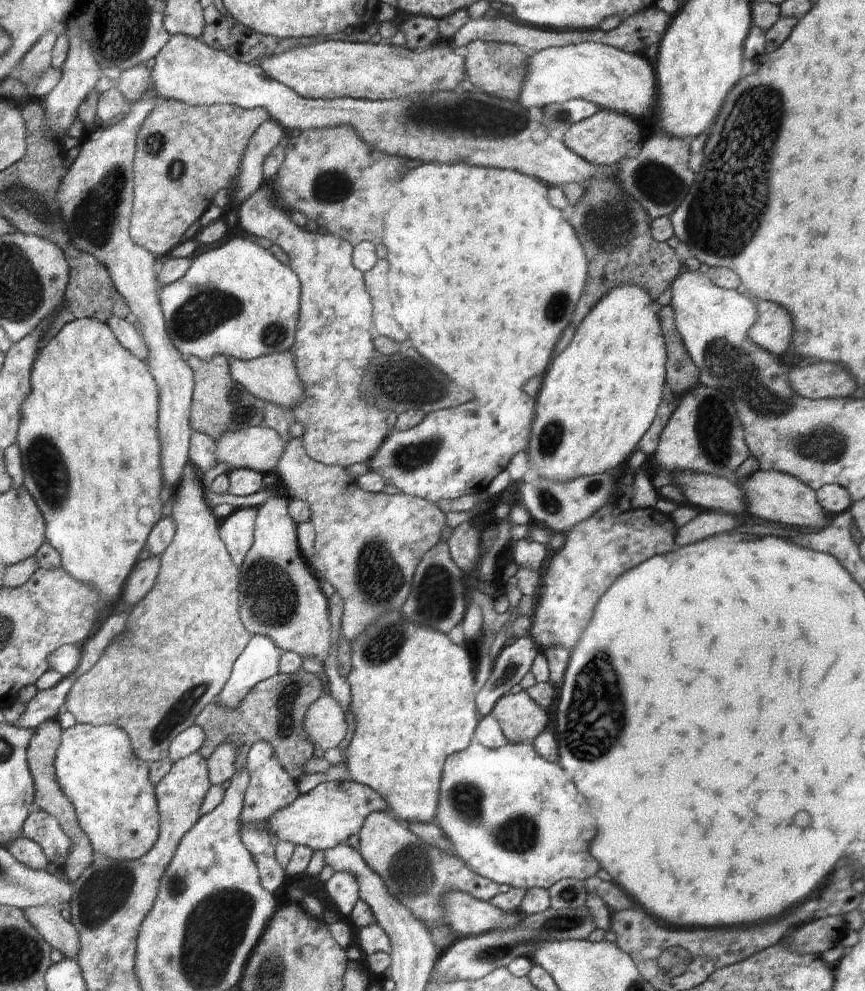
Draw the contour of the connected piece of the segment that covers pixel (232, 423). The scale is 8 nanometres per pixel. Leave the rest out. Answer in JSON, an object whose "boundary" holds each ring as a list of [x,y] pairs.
{"boundary":[[[224,355],[214,359],[200,360],[197,356],[186,358],[191,366],[195,379],[193,404],[191,407],[191,430],[207,434],[215,442],[224,434],[247,429],[260,420],[265,402],[252,396],[244,385],[232,378],[230,361]]]}

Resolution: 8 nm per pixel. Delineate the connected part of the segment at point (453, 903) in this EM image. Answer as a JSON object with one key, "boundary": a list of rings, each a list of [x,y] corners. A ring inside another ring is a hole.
{"boundary":[[[452,891],[443,897],[443,907],[447,924],[461,936],[472,936],[502,932],[518,927],[522,922],[522,912],[507,913],[470,896],[468,893]]]}

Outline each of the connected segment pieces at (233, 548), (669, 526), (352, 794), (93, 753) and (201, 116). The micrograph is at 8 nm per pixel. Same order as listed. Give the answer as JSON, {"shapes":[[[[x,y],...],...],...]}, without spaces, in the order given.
{"shapes":[[[[256,506],[245,509],[238,508],[224,521],[221,532],[223,543],[238,568],[243,565],[244,559],[247,558],[247,552],[251,550],[254,542],[256,515]]],[[[606,504],[590,518],[574,526],[565,536],[564,546],[555,552],[554,556],[548,558],[546,566],[542,569],[542,590],[536,600],[535,611],[531,616],[532,626],[527,635],[534,640],[540,651],[555,644],[572,651],[581,639],[584,629],[588,626],[596,603],[620,575],[637,567],[650,556],[666,554],[679,549],[675,541],[675,533],[678,528],[670,514],[663,513],[655,507],[632,508],[614,517],[612,510],[613,507]]],[[[347,779],[324,781],[272,816],[269,829],[280,840],[325,851],[345,842],[351,834],[358,834],[366,817],[374,811],[390,813],[388,803],[373,788]]],[[[74,723],[70,728],[63,729],[62,742],[60,743],[58,754],[55,756],[55,773],[58,777],[60,788],[63,793],[71,800],[78,813],[79,824],[82,829],[91,839],[91,844],[94,846],[94,851],[111,859],[124,859],[136,860],[142,858],[148,851],[154,848],[158,842],[160,832],[160,812],[158,800],[155,792],[155,786],[149,781],[149,764],[136,756],[134,748],[131,744],[131,739],[124,732],[124,729],[118,728],[116,725],[89,725],[88,723]]],[[[160,97],[156,102],[139,130],[136,220],[132,220],[131,237],[162,259],[182,240],[184,230],[206,212],[214,194],[220,188],[229,188],[248,140],[270,114],[262,107],[250,110],[236,105],[189,105]]]]}

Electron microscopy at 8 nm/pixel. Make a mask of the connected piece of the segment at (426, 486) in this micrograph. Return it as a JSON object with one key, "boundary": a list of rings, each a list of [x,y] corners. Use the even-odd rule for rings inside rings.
{"boundary":[[[521,388],[508,390],[498,398],[480,398],[476,390],[470,390],[475,398],[460,408],[440,409],[425,415],[424,420],[405,431],[391,430],[379,451],[369,460],[370,470],[381,474],[387,484],[396,486],[405,495],[414,495],[436,504],[439,500],[486,492],[490,481],[506,469],[510,459],[521,450],[526,451],[532,423],[535,417],[536,397],[529,396]]]}

